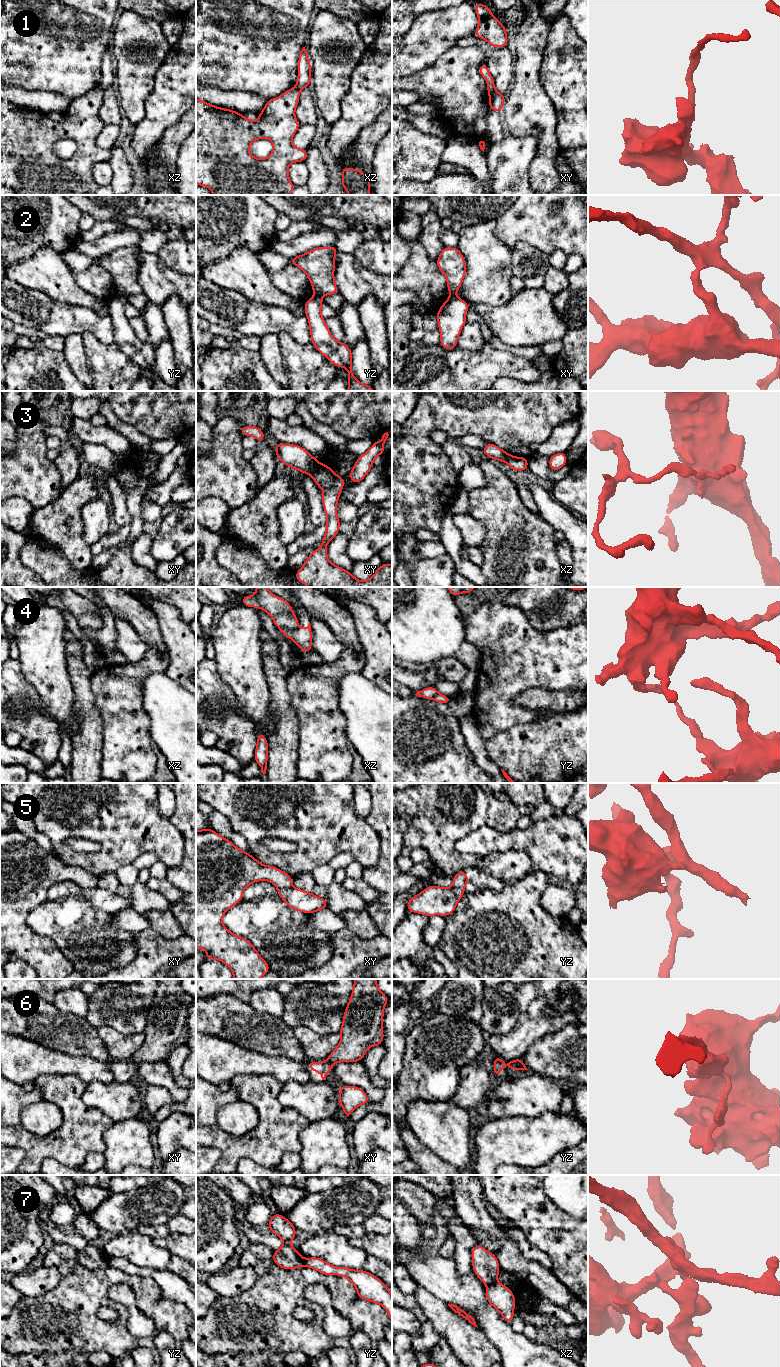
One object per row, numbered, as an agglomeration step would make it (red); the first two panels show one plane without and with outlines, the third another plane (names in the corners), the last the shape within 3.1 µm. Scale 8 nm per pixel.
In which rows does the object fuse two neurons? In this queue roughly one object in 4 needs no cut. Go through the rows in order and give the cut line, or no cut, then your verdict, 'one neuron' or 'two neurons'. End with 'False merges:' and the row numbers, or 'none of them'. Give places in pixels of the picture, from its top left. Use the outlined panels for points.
1: cut xy (494, 89), (489, 96); two neurons
2: cut yz (314, 294), (320, 297); two neurons
3: cut xy (316, 461), (309, 473); two neurons
4: cut xz (297, 626), (287, 631), (283, 631), (280, 628); two neurons
5: cut xy (289, 887), (278, 889); two neurons
6: cut xy (327, 1060), (330, 1064); two neurons
7: cut xz (496, 1281), (487, 1286); two neurons
False merges: 1, 2, 3, 4, 5, 6, 7

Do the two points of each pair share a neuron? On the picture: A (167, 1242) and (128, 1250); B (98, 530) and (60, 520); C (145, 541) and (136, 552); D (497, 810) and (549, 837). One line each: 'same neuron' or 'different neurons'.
A: different neurons
B: different neurons
C: same neuron
D: different neurons

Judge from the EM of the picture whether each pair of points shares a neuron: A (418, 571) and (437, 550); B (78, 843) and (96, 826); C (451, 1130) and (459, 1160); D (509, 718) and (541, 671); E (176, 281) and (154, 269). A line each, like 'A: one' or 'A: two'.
A: two
B: two
C: one
D: one
E: one

